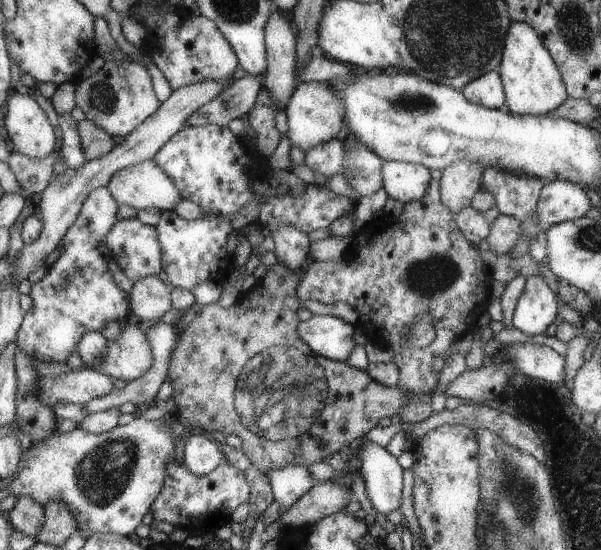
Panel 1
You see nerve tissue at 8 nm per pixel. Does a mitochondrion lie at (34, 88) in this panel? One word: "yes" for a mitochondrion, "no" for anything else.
no

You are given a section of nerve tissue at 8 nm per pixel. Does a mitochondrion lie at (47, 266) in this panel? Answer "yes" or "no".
no

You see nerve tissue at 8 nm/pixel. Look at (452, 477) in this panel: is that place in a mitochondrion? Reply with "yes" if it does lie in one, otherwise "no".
no

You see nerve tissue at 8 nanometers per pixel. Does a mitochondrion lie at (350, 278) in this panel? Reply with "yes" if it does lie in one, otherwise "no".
no

